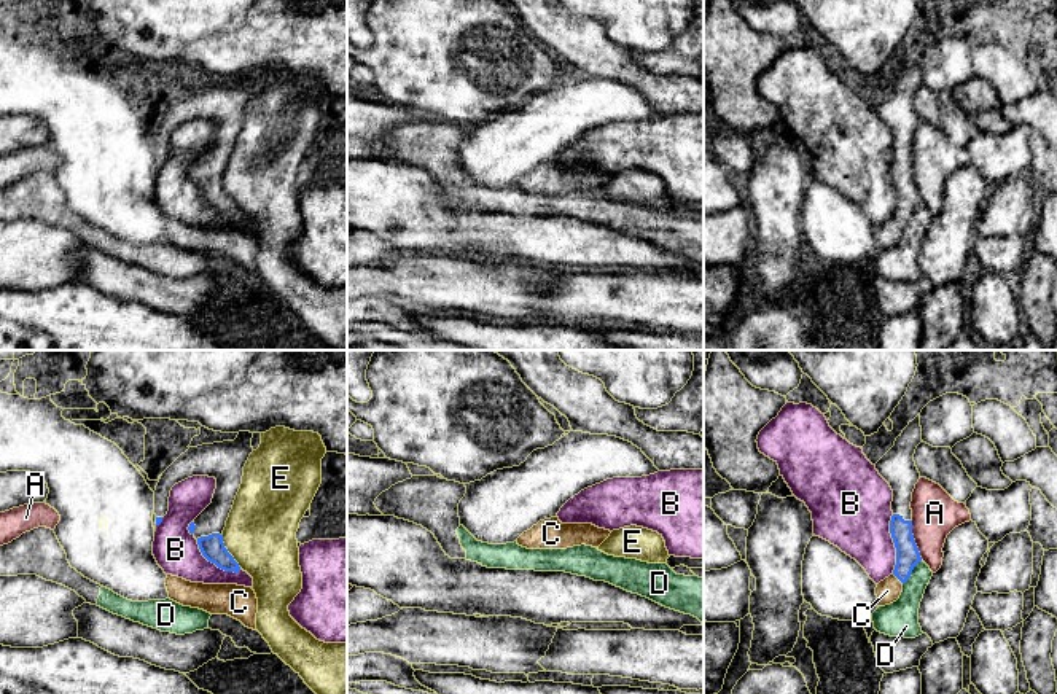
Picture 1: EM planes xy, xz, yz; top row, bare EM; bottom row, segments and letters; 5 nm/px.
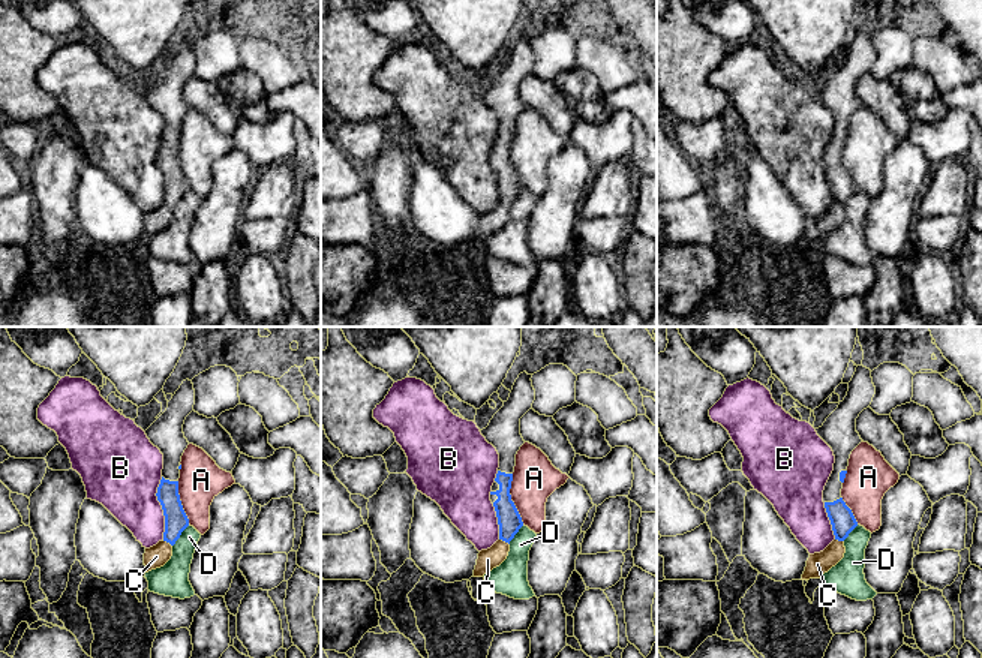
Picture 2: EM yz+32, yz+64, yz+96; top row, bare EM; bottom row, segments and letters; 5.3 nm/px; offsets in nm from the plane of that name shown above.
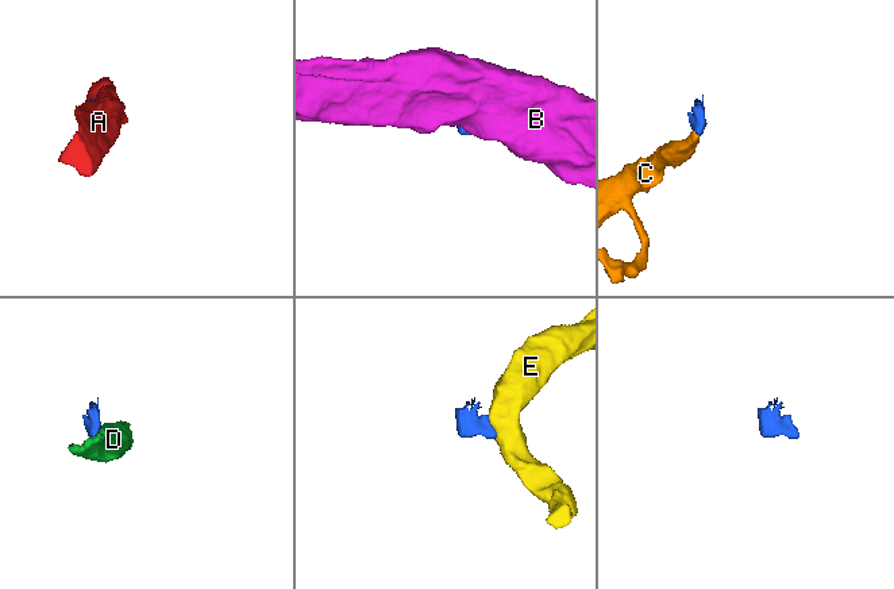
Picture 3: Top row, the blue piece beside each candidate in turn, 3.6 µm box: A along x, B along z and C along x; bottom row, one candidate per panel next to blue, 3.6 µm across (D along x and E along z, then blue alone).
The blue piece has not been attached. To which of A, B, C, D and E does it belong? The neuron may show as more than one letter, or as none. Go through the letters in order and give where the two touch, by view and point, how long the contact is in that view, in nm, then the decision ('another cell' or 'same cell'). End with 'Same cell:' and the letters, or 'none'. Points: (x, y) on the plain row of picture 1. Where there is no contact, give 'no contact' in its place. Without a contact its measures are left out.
A: meets blue in yz at (914, 183); contact 220 nm long; another cell
B: meets blue in yz at (895, 188); contact 300 nm long; another cell
C: meets blue in yz at (898, 222); contact 80 nm long; same cell
D: meets blue in yz at (911, 215); contact 160 nm long; another cell
E: meets blue in xy at (226, 194); contact 190 nm long; another cell
Same cell: C

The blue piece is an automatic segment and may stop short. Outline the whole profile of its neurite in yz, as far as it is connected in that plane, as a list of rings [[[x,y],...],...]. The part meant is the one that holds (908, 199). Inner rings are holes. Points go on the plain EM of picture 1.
[[[917,59],[896,81],[895,89],[876,107],[876,113],[893,134],[890,177],[896,191],[893,216],[876,231],[877,250],[890,248],[899,242],[903,228],[922,204],[911,164],[912,135],[920,123],[914,97],[920,86],[922,70],[920,59]]]

